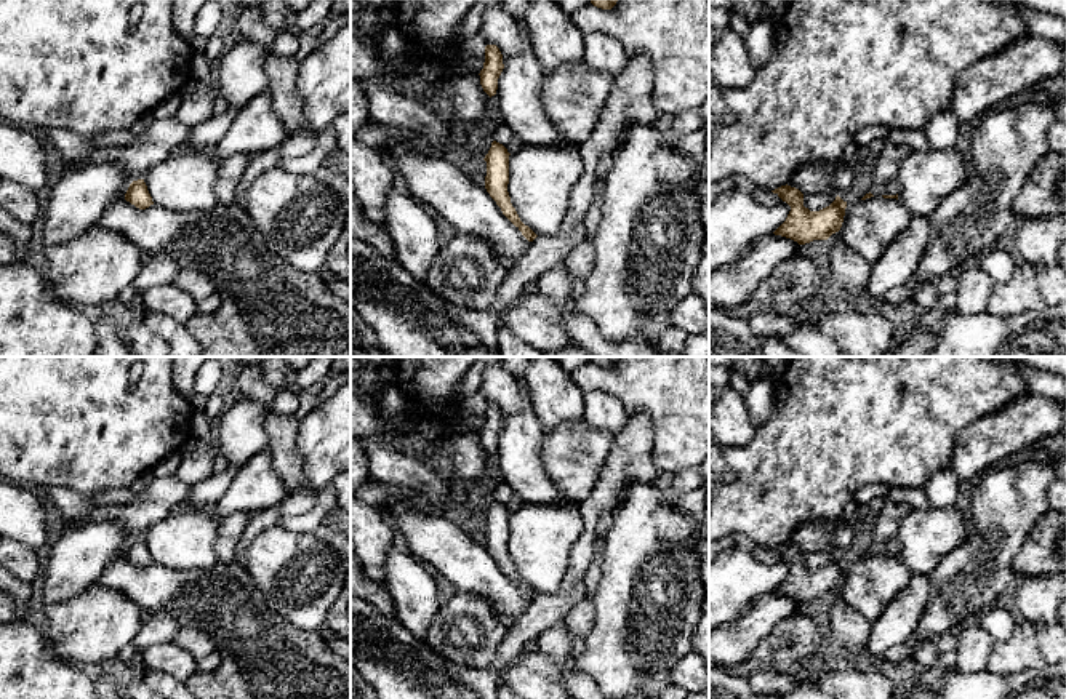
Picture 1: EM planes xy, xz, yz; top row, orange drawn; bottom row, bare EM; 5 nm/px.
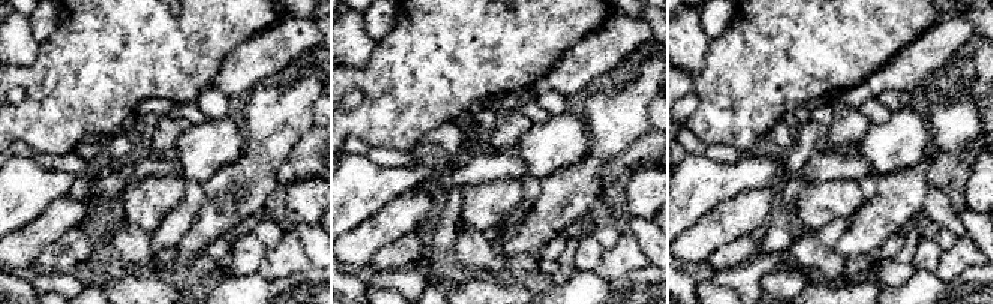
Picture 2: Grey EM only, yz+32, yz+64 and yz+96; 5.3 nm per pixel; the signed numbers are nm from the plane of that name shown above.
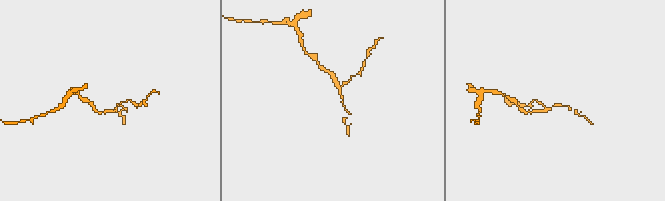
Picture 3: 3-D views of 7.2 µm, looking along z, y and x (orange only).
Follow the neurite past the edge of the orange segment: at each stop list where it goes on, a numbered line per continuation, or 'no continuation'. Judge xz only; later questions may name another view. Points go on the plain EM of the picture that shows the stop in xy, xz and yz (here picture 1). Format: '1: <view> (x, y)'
no continuation

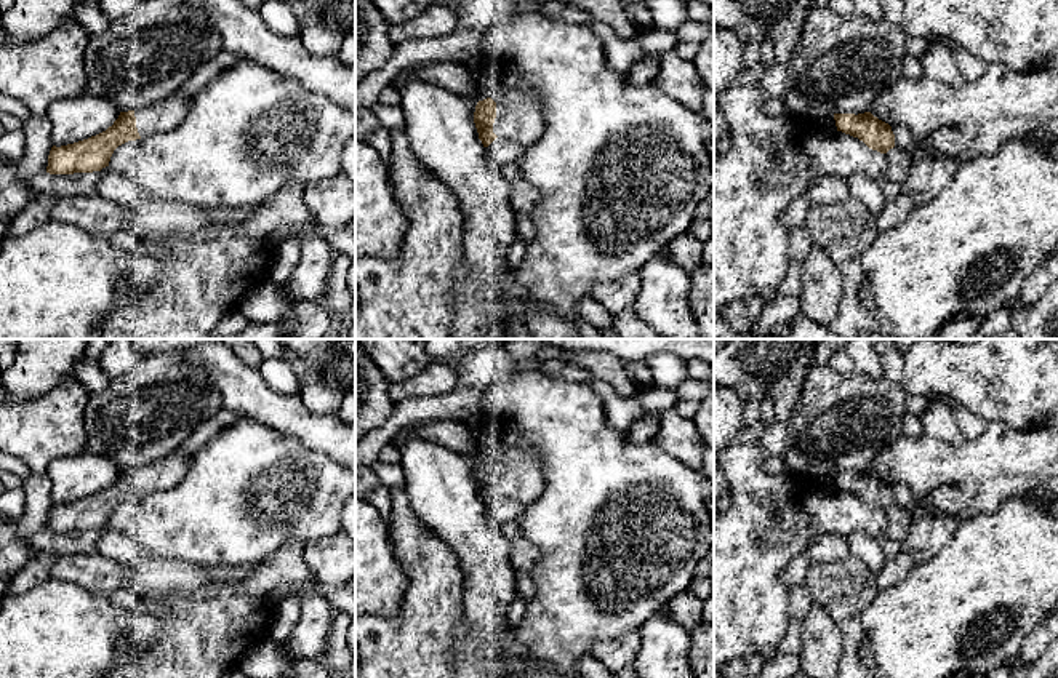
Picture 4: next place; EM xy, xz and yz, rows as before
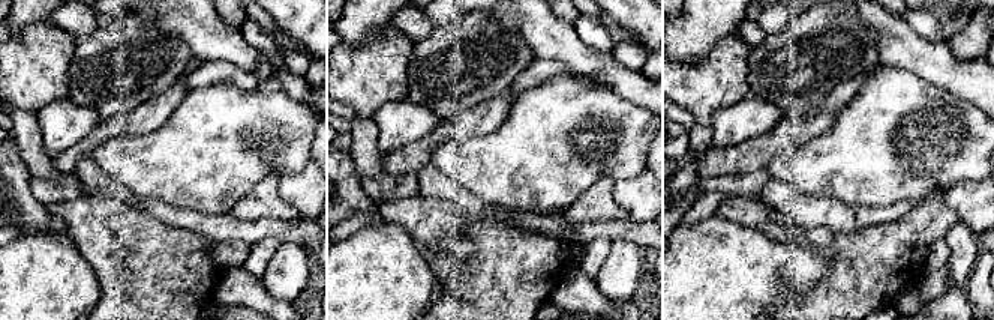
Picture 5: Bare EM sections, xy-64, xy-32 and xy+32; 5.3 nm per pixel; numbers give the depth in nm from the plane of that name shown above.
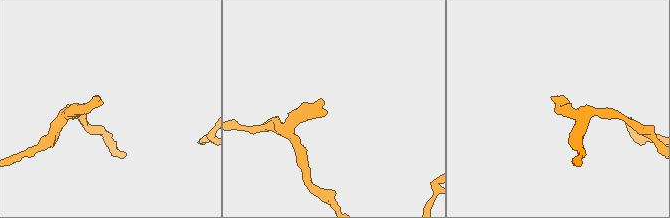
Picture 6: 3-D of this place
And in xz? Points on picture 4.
1: xz (519, 475)

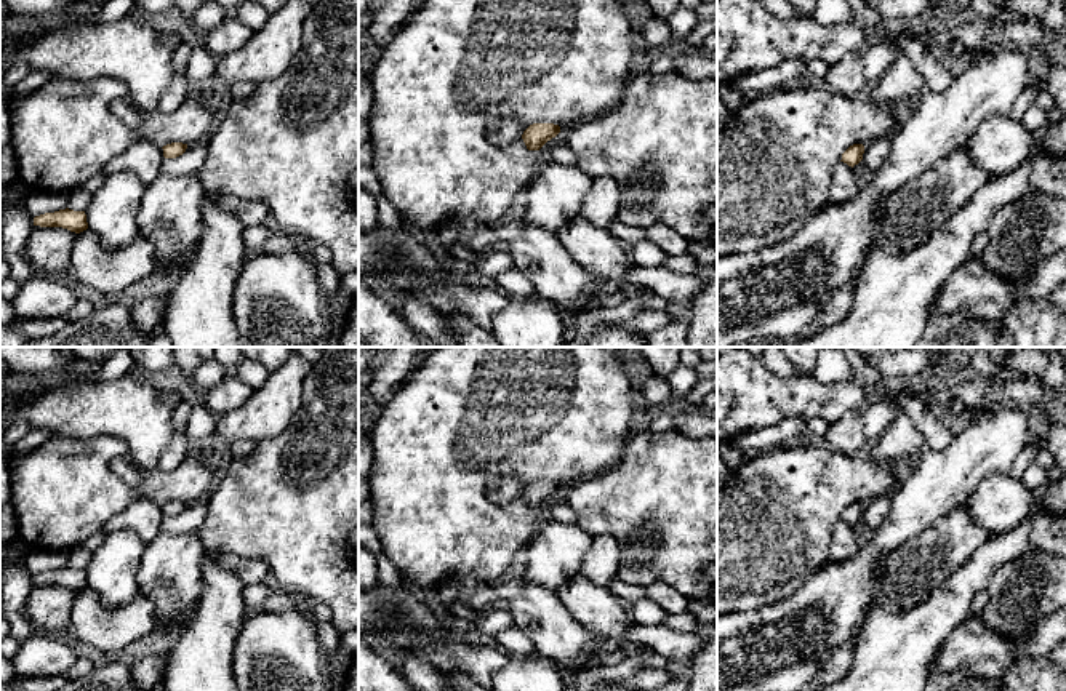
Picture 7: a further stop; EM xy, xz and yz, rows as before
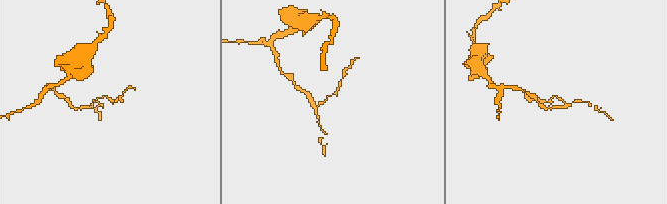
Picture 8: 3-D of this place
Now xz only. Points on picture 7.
no continuation

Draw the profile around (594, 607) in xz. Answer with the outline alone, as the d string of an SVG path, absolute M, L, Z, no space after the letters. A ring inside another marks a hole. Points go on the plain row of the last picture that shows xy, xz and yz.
M583 573L570 577L557 592L570 616L586 630L610 643L626 640L635 622L608 587L594 584Z

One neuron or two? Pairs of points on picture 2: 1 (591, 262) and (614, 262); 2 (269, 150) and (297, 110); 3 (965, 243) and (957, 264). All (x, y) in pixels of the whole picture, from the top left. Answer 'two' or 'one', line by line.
1: two
2: one
3: one

